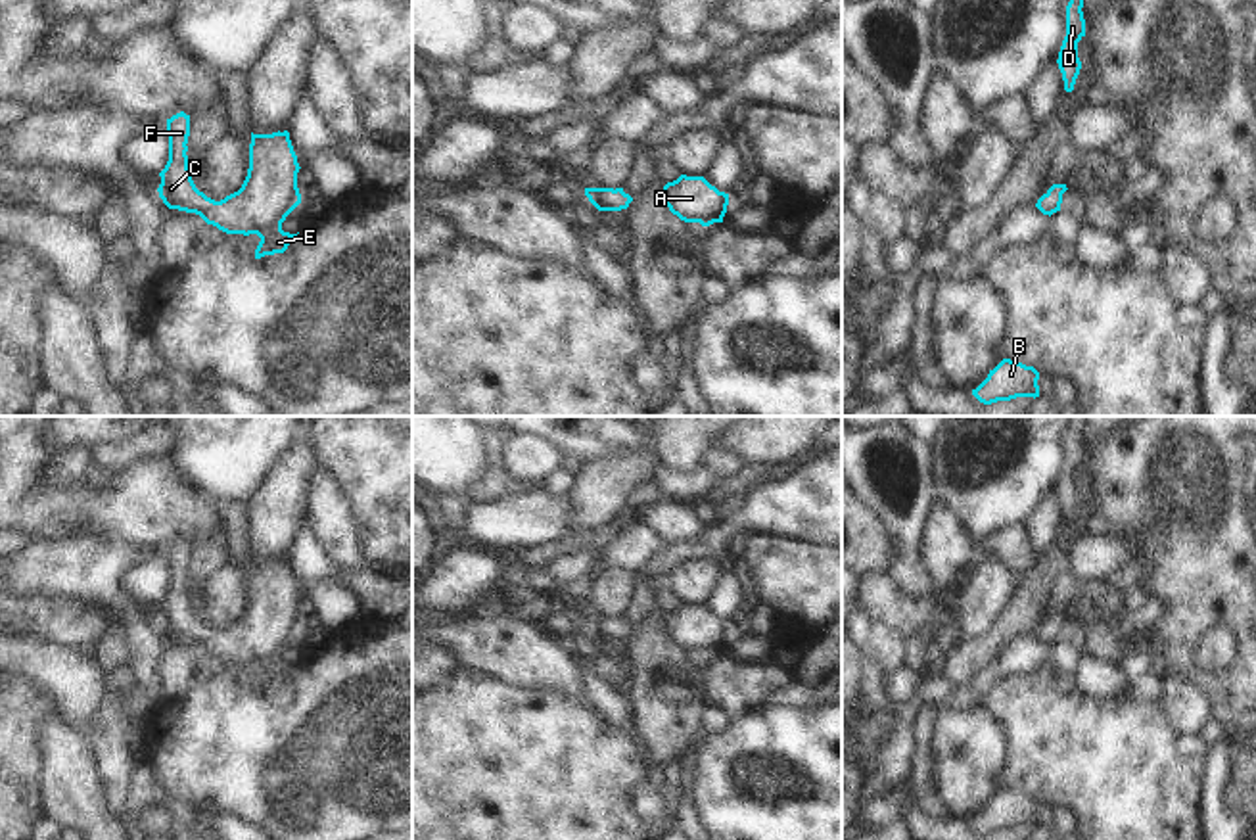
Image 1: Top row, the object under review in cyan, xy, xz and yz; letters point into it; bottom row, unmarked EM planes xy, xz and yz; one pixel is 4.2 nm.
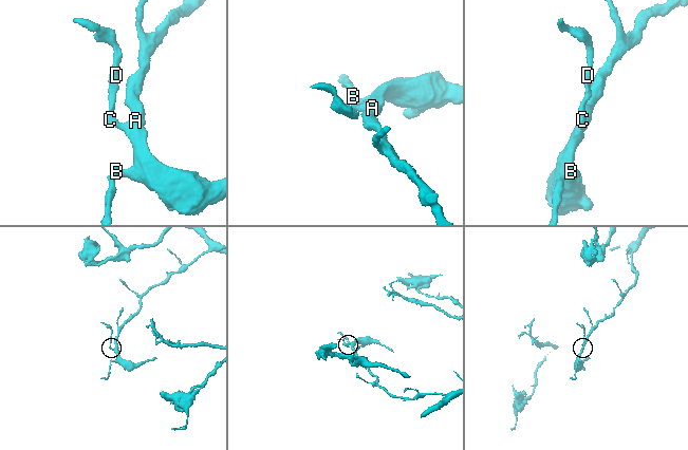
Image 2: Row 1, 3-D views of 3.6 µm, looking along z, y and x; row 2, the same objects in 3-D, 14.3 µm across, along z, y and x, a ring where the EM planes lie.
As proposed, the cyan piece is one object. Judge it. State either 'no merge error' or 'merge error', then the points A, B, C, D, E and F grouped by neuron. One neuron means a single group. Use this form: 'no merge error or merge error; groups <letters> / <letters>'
no merge error; groups A B C D E F

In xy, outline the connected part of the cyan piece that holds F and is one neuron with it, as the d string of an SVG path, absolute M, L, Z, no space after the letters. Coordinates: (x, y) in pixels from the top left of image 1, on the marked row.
M190 115L167 119L169 161L159 173L159 198L169 209L199 215L226 234L257 234L255 259L284 253L297 238L282 230L286 217L301 203L299 163L290 132L253 134L249 169L242 188L221 201L199 192L188 169Z

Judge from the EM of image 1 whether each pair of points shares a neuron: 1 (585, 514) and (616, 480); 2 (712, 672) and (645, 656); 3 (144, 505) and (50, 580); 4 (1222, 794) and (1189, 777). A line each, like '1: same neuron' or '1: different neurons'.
1: same neuron
2: different neurons
3: different neurons
4: different neurons

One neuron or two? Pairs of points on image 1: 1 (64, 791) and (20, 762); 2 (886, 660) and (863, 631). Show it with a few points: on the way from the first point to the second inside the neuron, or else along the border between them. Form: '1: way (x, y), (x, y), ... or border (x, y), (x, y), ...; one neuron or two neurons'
1: border (41, 729), (41, 806), (46, 814); two neurons
2: way (884, 653), (871, 639); one neuron

